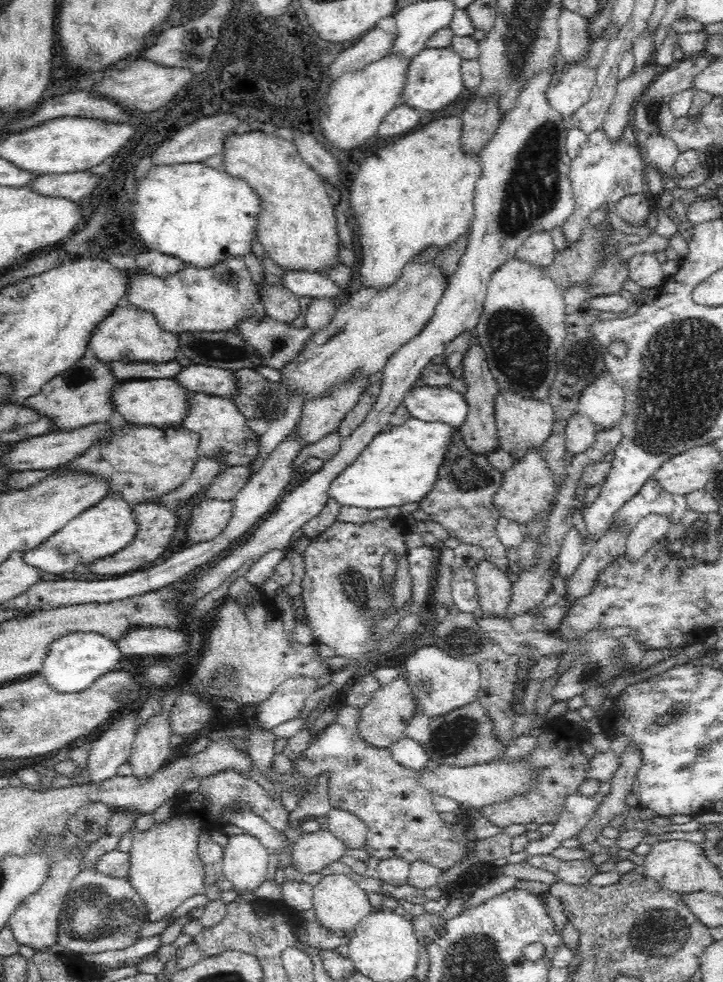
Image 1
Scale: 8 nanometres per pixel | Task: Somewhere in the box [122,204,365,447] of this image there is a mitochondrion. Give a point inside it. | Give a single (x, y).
(227, 351)

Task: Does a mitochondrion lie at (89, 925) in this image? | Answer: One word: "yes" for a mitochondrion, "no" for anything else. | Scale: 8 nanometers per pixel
yes

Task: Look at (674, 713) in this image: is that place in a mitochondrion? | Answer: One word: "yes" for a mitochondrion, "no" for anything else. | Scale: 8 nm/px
no

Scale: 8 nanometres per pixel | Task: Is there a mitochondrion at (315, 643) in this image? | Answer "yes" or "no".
no

